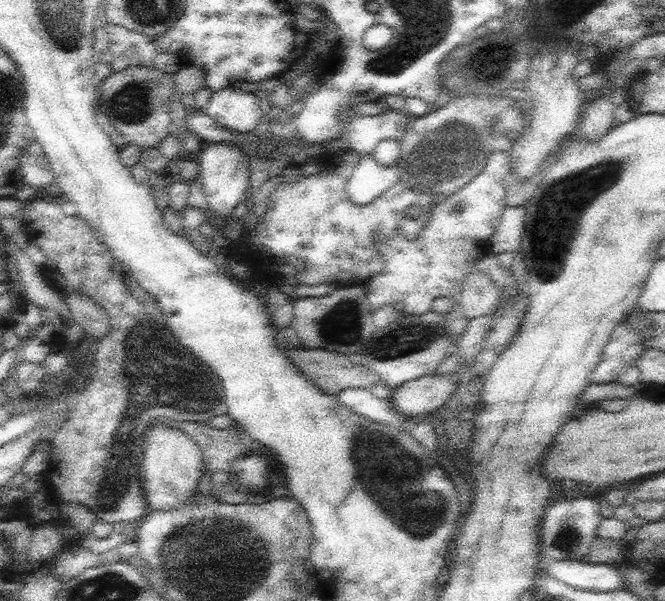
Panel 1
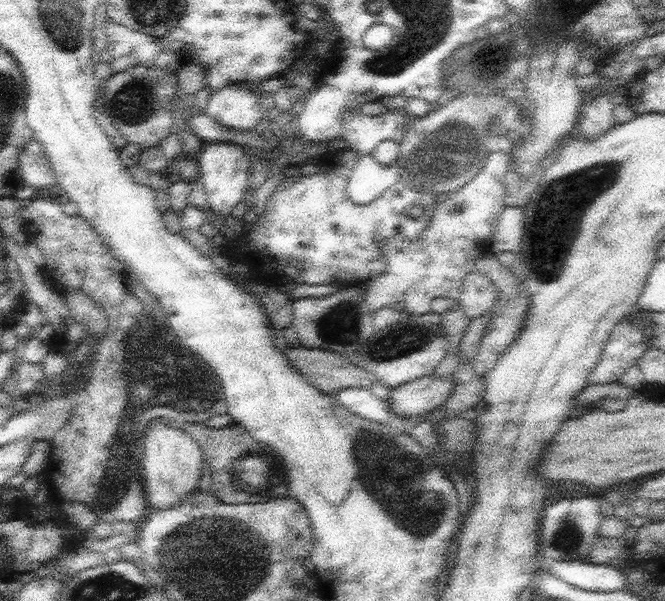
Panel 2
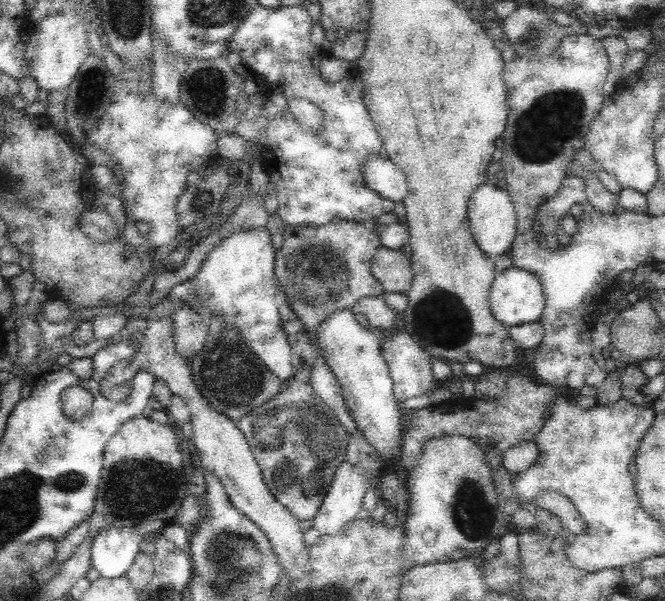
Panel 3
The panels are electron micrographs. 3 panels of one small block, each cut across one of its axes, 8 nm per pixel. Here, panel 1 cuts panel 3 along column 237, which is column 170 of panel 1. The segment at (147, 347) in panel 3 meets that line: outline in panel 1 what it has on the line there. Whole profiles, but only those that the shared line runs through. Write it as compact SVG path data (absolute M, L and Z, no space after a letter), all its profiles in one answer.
M163 420L154 421L144 435L145 453L140 461L144 493L150 511L180 508L198 491L203 475L202 449L194 438L178 427L168 427Z

